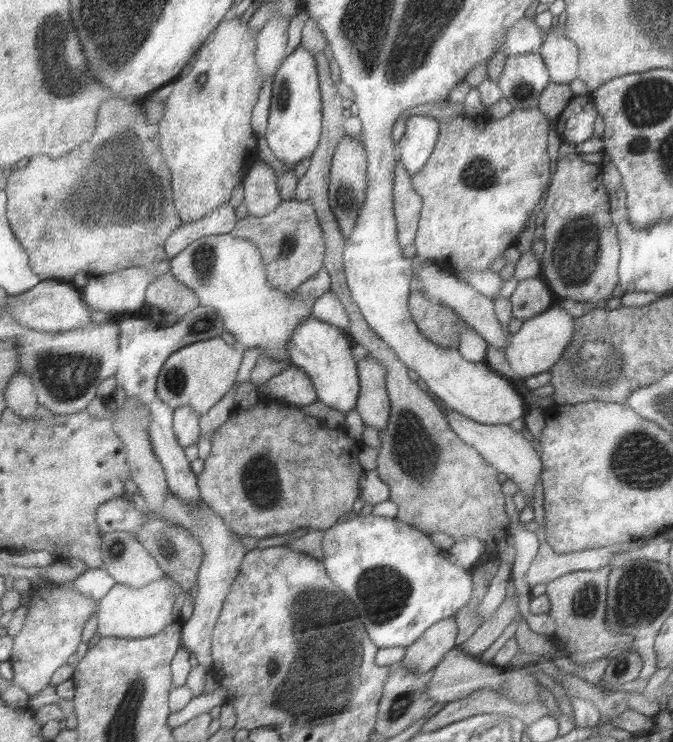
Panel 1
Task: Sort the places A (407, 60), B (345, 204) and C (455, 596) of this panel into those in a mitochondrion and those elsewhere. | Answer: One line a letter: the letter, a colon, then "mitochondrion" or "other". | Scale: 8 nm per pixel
A: mitochondrion
B: other
C: other

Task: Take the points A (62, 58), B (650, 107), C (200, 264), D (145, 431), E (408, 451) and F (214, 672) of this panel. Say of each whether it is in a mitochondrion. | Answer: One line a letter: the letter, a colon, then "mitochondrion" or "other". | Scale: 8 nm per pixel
A: mitochondrion
B: mitochondrion
C: mitochondrion
D: other
E: mitochondrion
F: other

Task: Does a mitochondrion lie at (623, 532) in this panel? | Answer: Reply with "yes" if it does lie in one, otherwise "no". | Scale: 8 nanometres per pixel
no

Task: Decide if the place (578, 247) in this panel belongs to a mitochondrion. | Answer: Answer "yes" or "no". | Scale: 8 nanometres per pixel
yes

